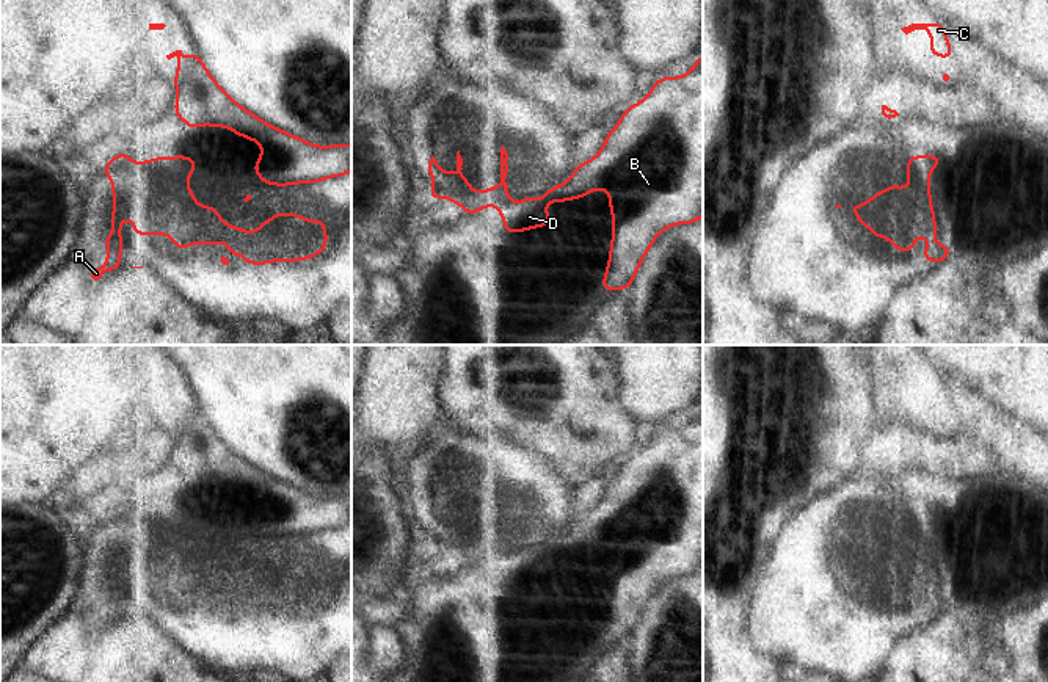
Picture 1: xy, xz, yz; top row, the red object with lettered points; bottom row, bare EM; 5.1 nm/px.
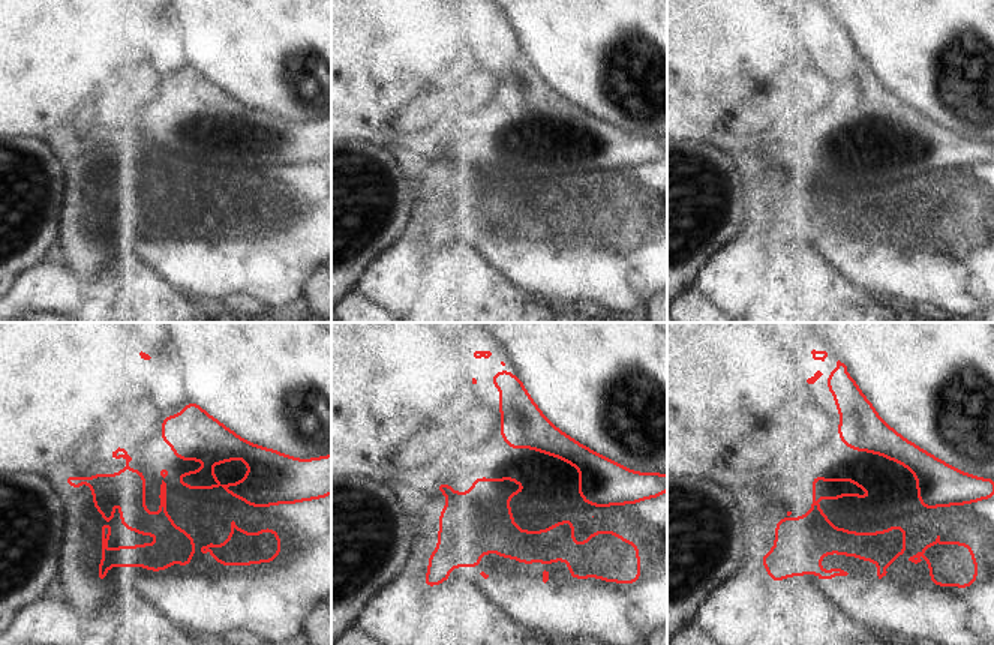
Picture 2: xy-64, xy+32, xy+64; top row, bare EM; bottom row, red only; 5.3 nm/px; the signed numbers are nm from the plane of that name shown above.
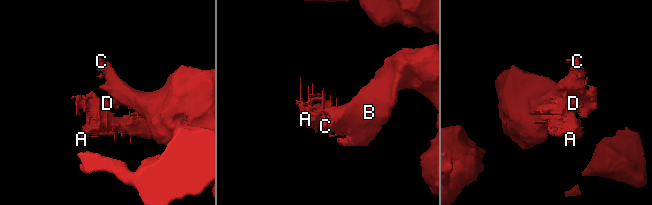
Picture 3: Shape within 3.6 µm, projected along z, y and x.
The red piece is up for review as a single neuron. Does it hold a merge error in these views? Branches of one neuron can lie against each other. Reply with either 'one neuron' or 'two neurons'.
two neurons

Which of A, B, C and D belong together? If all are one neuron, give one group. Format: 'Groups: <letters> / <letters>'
Groups: A / B C D.

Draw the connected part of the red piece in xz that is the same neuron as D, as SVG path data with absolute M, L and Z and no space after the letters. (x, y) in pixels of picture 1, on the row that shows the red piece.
M703 55L690 72L657 78L645 99L628 105L615 129L607 133L602 149L590 161L577 165L566 183L551 187L541 199L529 198L519 205L508 202L508 210L499 212L504 232L549 227L552 221L546 201L580 199L599 188L609 190L613 226L609 265L598 288L626 290L662 230L697 223L703 216Z

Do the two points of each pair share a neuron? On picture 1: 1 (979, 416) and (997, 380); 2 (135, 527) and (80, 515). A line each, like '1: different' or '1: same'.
1: different
2: different

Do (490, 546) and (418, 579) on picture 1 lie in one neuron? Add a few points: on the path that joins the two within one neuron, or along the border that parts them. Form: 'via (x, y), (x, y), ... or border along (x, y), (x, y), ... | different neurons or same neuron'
border along (429, 549), (466, 565), (491, 562) | different neurons

